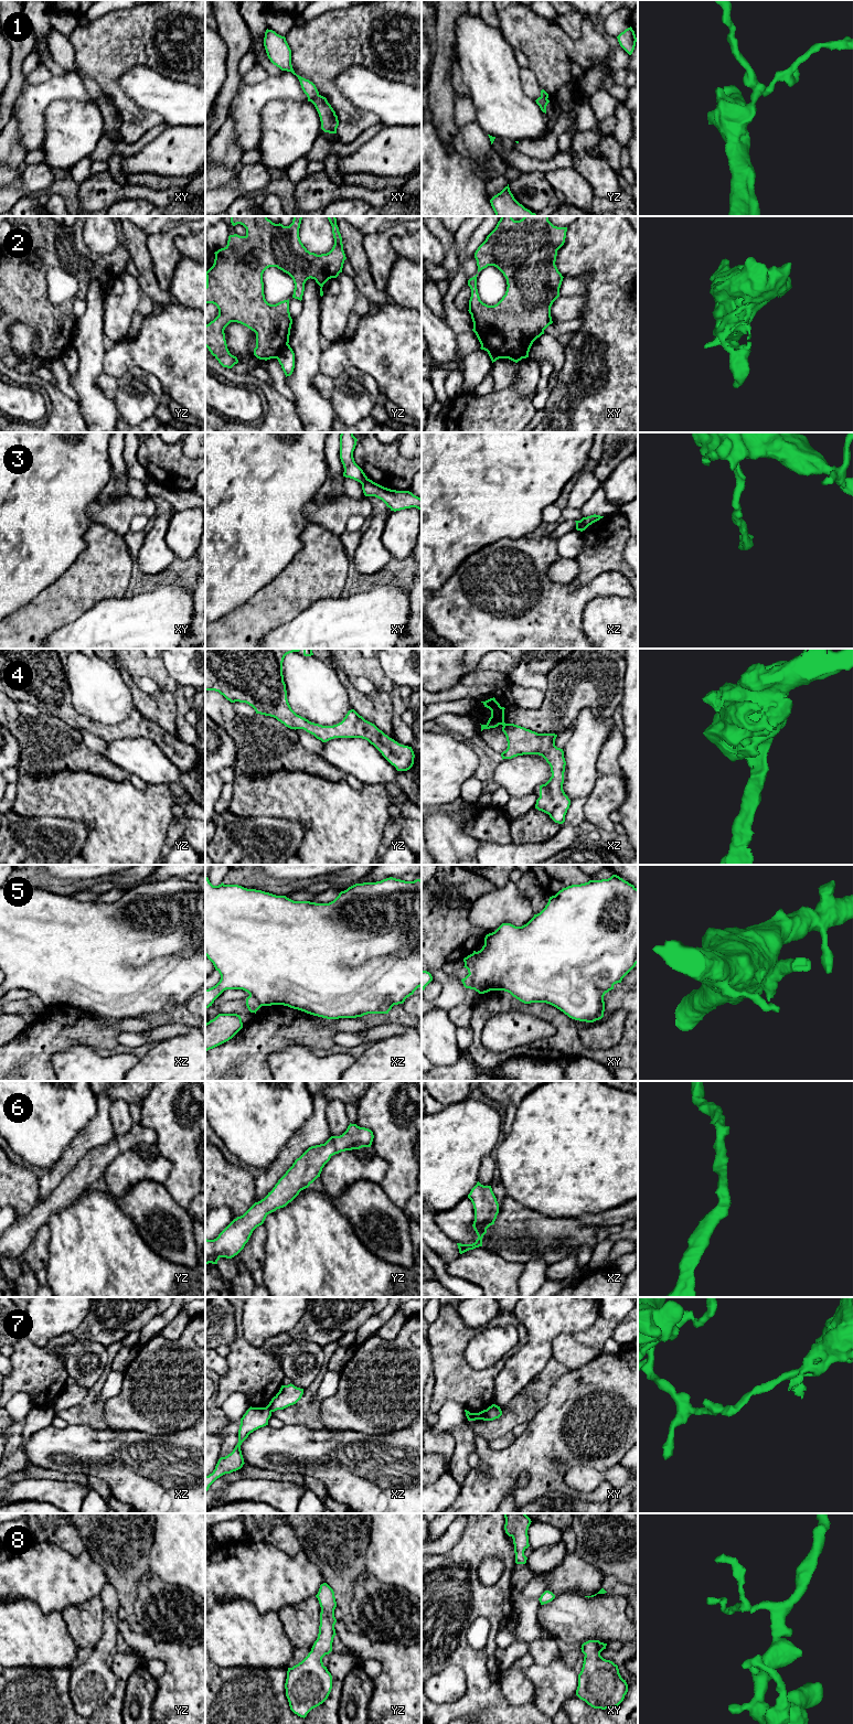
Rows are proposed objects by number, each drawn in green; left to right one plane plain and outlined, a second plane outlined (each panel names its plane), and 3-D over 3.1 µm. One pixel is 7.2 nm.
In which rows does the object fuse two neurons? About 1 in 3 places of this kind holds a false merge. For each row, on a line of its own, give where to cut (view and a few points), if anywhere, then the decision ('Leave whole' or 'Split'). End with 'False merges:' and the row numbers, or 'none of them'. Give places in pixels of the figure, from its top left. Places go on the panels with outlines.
1: Split along xy (318, 94), (310, 100). Split
2: Split along yz (287, 343), (276, 357). Split
3: Split along xy (368, 479), (362, 484). Split
4: No split. Leave whole
5: Split along xy (469, 973), (473, 988). Split
6: No split. Leave whole
7: Split along xy (486, 1410), (481, 1419). Split
8: No split. Leave whole
False merges: 1, 2, 3, 5, 7

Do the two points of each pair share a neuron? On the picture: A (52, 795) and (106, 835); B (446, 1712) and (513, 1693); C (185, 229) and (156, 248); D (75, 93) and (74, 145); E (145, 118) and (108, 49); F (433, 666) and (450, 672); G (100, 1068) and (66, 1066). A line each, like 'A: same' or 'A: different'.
A: same
B: different
C: same
D: different
E: same
F: same
G: same

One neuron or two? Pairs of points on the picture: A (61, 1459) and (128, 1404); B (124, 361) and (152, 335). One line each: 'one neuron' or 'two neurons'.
A: two neurons
B: one neuron

